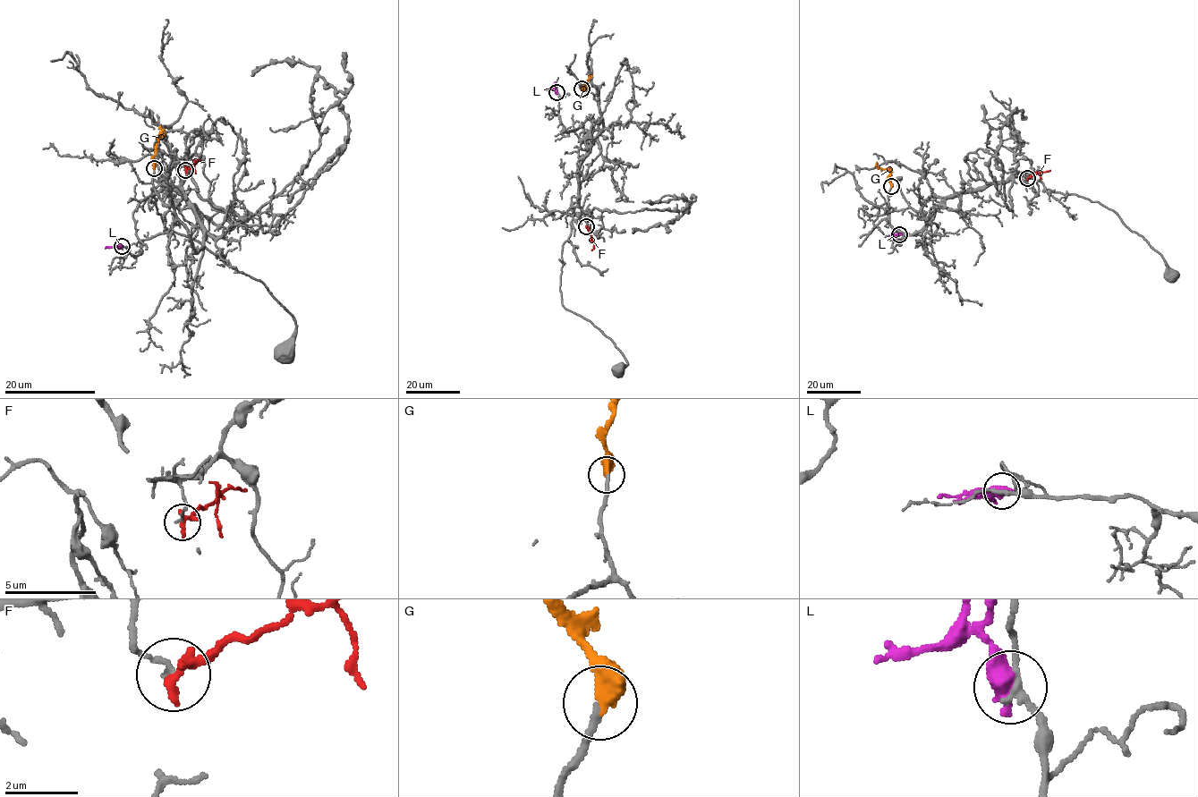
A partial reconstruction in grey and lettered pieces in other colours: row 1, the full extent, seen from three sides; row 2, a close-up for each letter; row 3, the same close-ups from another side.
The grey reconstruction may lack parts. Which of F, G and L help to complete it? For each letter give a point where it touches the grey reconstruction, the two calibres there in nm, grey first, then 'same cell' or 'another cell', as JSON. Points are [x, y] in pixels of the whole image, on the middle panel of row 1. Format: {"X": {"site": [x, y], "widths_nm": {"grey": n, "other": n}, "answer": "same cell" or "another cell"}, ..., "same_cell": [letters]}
{"F": {"site": [586, 226], "widths_nm": {"grey": 130, "other": 360}, "answer": "another cell"}, "G": {"site": [582, 89], "widths_nm": {"grey": 190, "other": 500}, "answer": "same cell"}, "L": {"site": [556, 92], "widths_nm": {"grey": 200, "other": 600}, "answer": "another cell"}, "same_cell": ["G"]}

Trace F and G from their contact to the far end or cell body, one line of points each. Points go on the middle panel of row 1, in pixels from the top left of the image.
F: (586, 226), (594, 243), (591, 250)
G: (582, 89), (583, 85), (584, 89), (587, 87), (590, 76)

